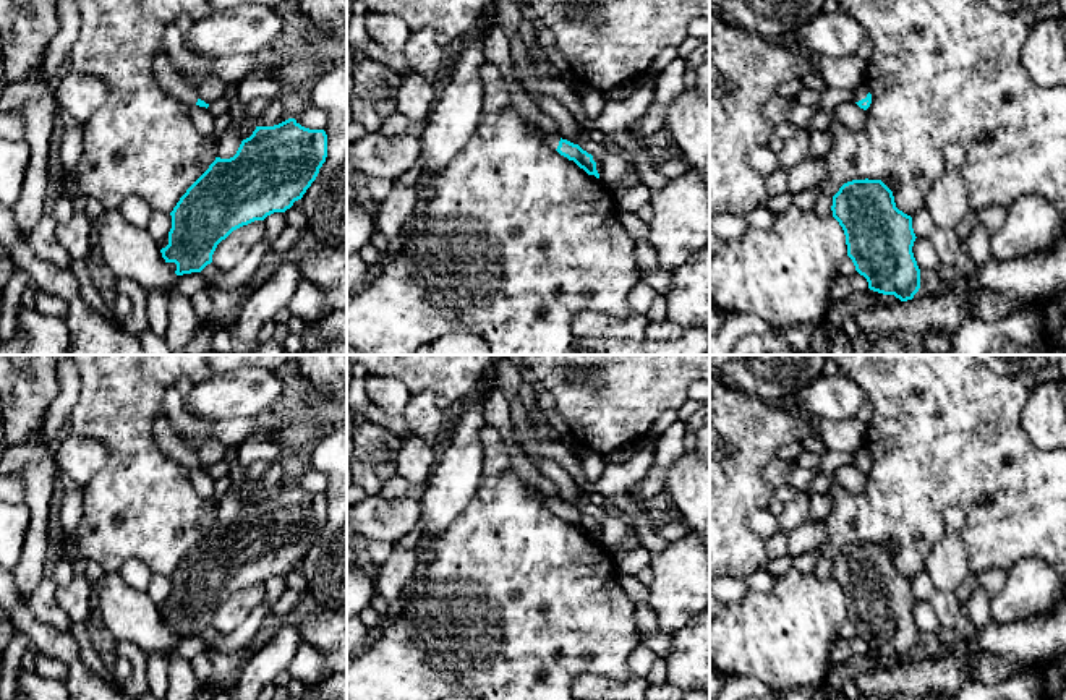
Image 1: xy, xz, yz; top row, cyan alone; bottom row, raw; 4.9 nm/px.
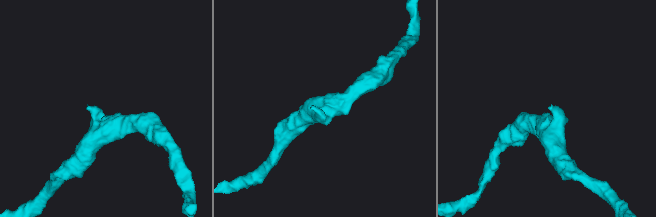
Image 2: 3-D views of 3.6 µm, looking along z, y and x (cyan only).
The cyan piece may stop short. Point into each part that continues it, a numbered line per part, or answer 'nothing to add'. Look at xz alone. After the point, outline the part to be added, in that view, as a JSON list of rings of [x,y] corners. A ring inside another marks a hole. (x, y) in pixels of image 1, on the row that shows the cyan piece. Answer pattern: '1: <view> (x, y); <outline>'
1: xz (551, 140); [[[536,128],[538,134],[543,138],[543,141],[551,147],[551,149],[557,149],[561,136],[556,134],[548,134],[543,130]]]

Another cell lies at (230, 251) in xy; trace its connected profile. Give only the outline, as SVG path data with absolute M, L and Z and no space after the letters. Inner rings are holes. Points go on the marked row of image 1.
M254 220L233 230L217 245L212 262L224 271L237 267L262 237L264 220Z

